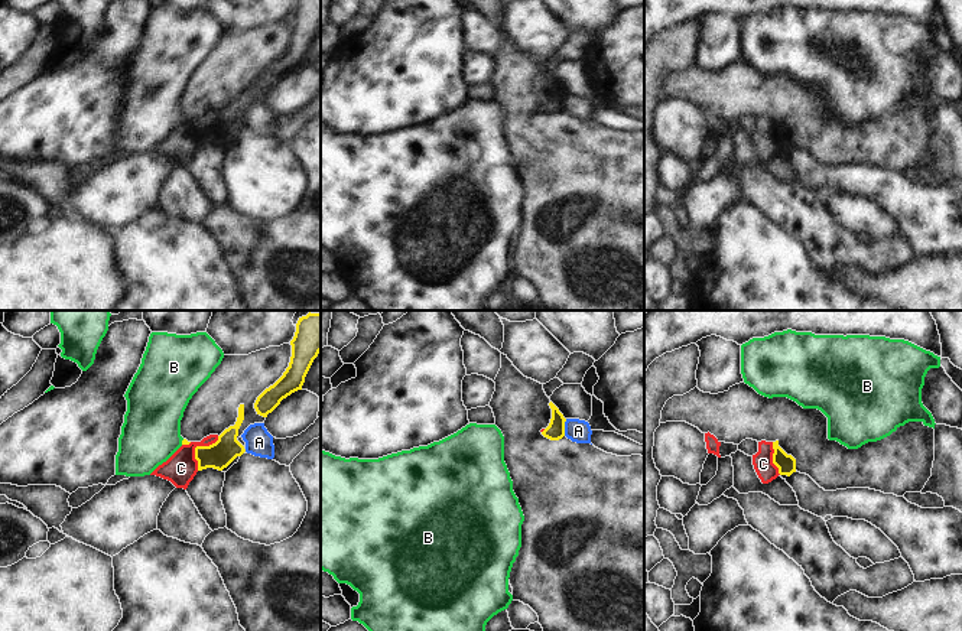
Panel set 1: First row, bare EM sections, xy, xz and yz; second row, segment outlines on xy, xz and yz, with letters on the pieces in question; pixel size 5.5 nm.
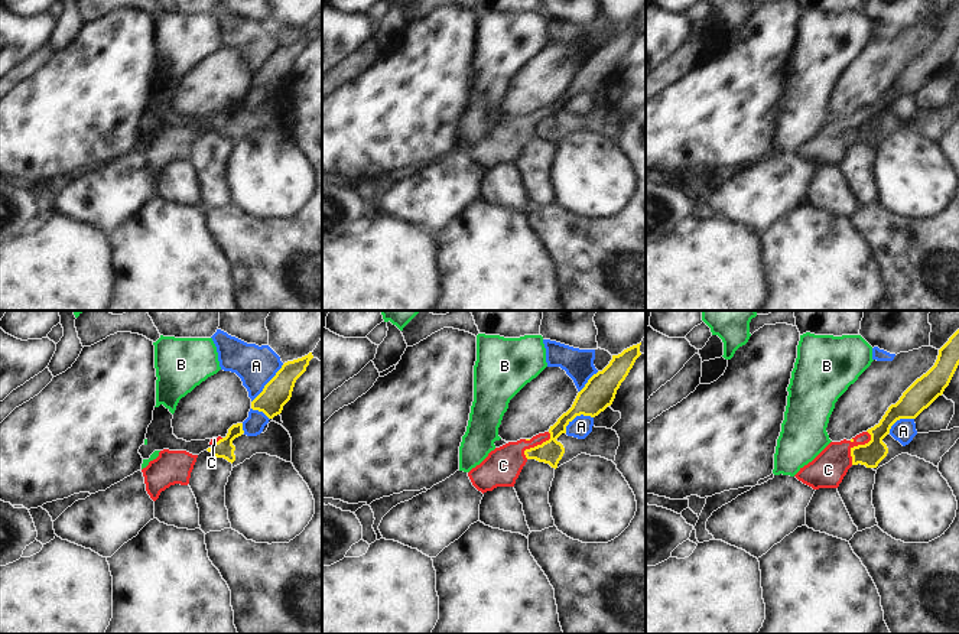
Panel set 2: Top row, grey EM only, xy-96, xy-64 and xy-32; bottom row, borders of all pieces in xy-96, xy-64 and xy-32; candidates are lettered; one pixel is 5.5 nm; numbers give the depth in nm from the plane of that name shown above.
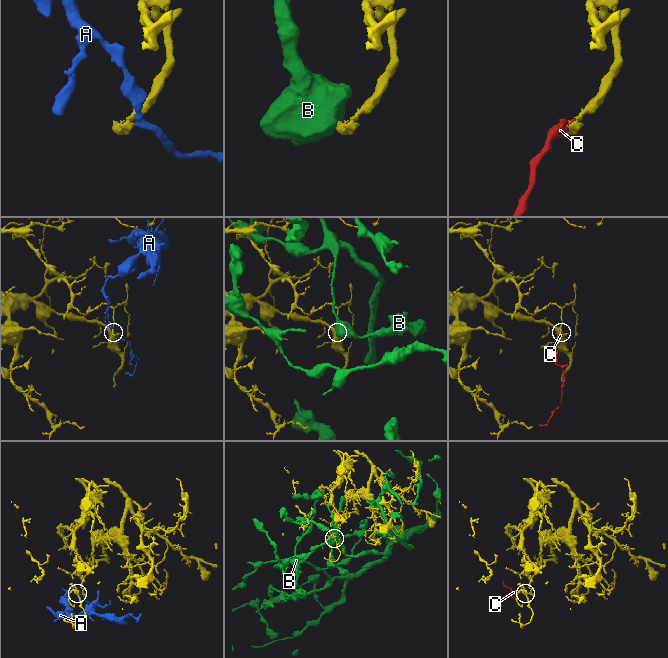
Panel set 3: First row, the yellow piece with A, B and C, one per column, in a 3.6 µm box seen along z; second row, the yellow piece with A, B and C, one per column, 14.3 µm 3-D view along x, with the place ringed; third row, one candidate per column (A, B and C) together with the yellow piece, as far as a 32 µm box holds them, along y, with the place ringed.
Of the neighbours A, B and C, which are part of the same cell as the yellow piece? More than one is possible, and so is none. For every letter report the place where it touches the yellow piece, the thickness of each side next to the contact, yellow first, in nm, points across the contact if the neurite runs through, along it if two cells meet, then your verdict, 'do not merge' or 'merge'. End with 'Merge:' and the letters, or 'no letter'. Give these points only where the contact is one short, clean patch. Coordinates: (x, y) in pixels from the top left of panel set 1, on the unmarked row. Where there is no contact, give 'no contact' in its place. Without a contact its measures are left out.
A: xz (564, 104) | 100/130 nm | do not merge
B: xy (182, 119) | 30/320 nm | along xy (184, 116), (181, 120) | do not merge
C: xy (197, 123) | 150/170 nm | across xy (218, 132), (202, 129), (197, 123), (181, 145) | merge
Merge: C

